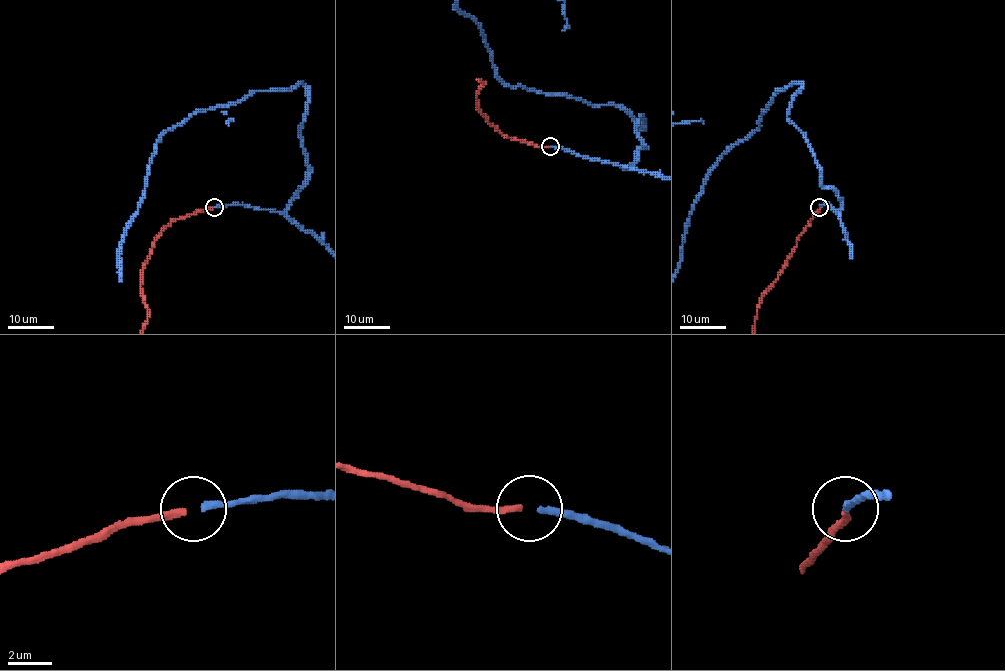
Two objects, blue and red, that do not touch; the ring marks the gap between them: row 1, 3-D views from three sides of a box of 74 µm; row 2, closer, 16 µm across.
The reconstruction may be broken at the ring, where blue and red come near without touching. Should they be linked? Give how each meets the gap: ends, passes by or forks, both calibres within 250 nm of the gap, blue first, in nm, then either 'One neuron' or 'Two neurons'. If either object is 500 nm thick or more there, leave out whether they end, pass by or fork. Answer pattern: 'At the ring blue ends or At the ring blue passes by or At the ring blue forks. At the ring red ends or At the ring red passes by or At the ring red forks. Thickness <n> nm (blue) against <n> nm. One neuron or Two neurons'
At the ring blue ends. At the ring red ends. Thickness 320 nm (blue) against 320 nm. One neuron

